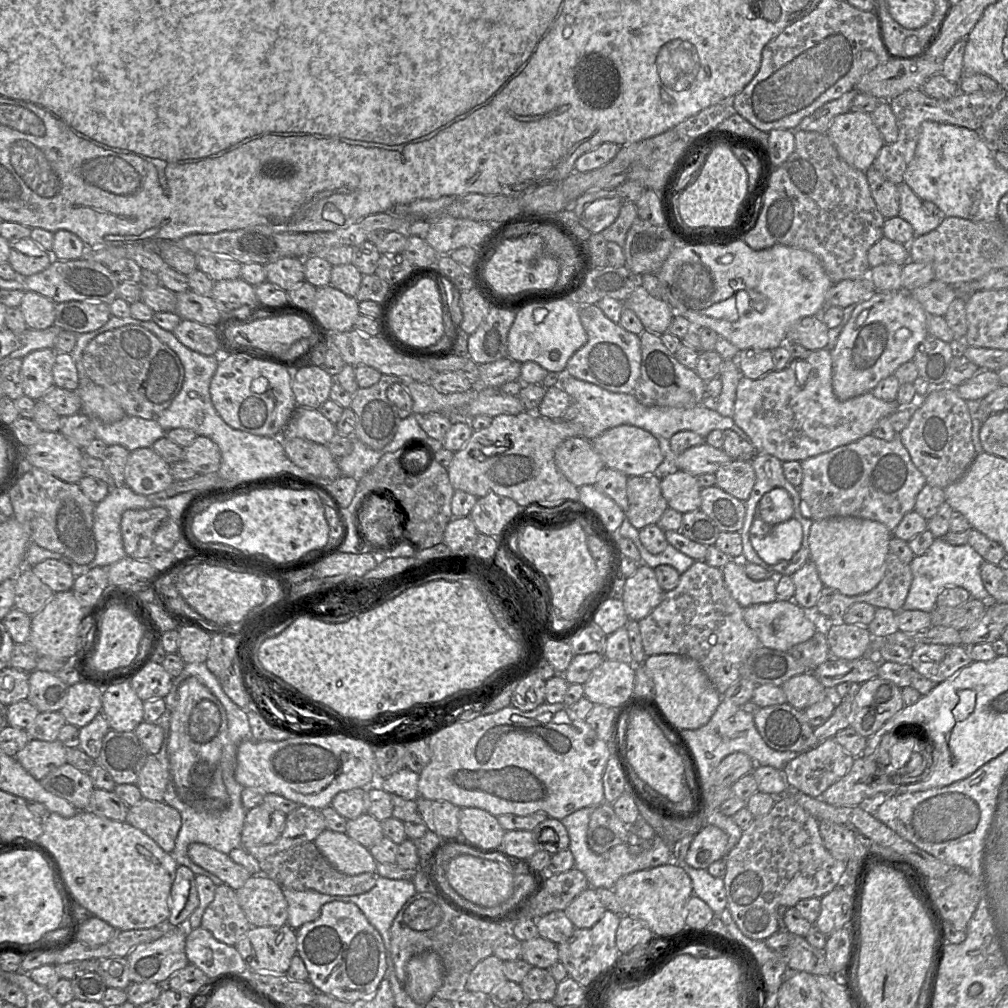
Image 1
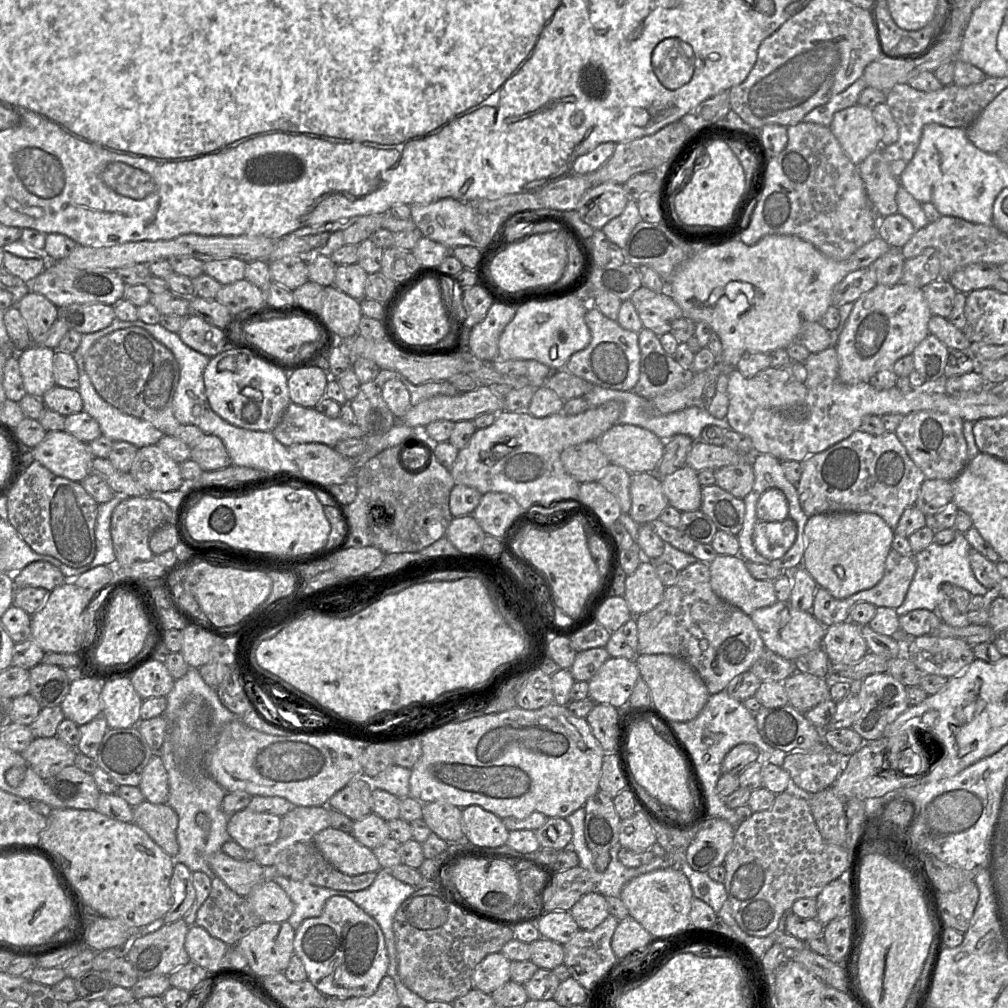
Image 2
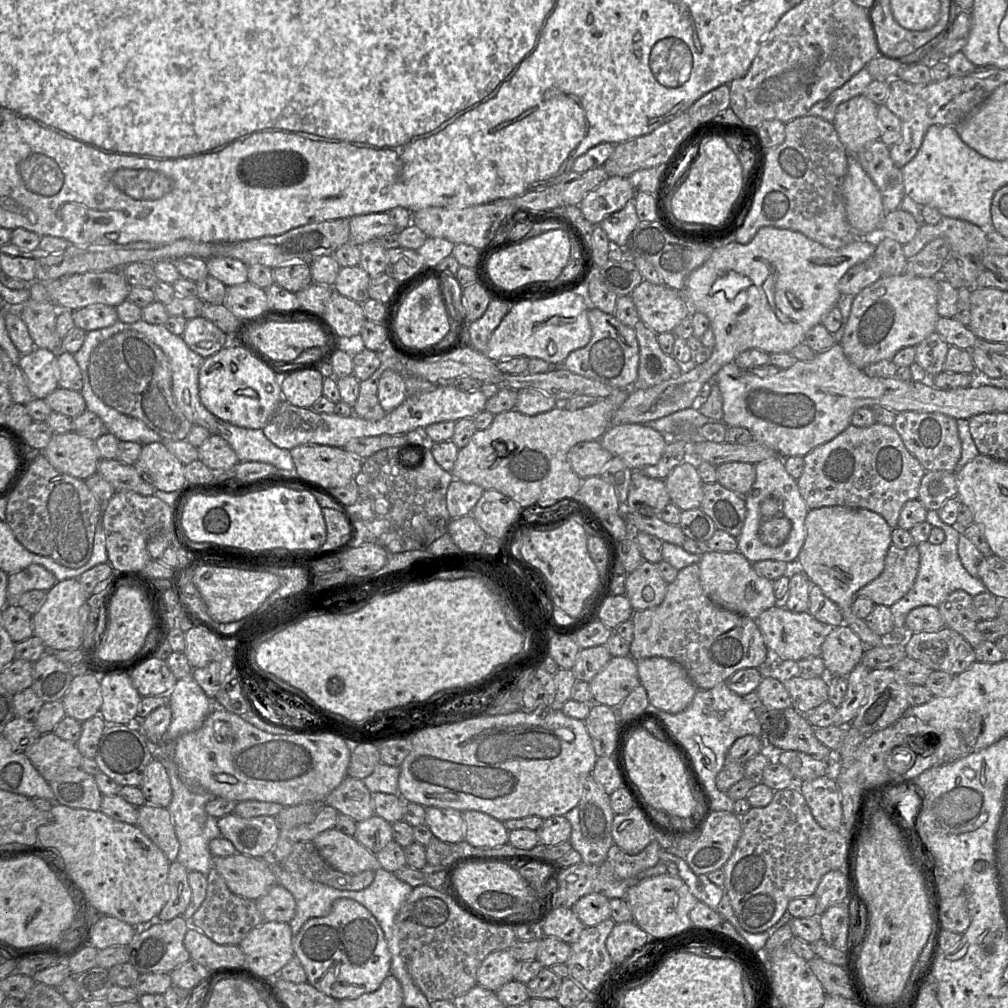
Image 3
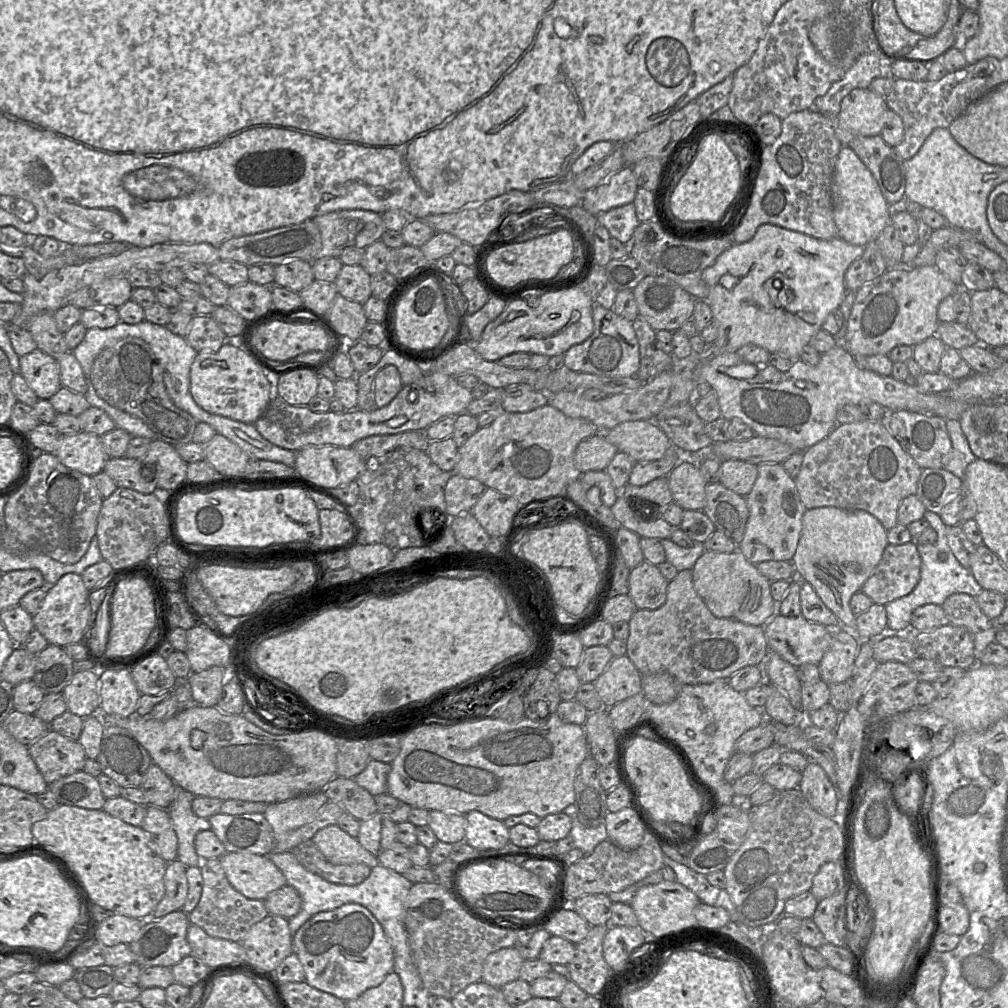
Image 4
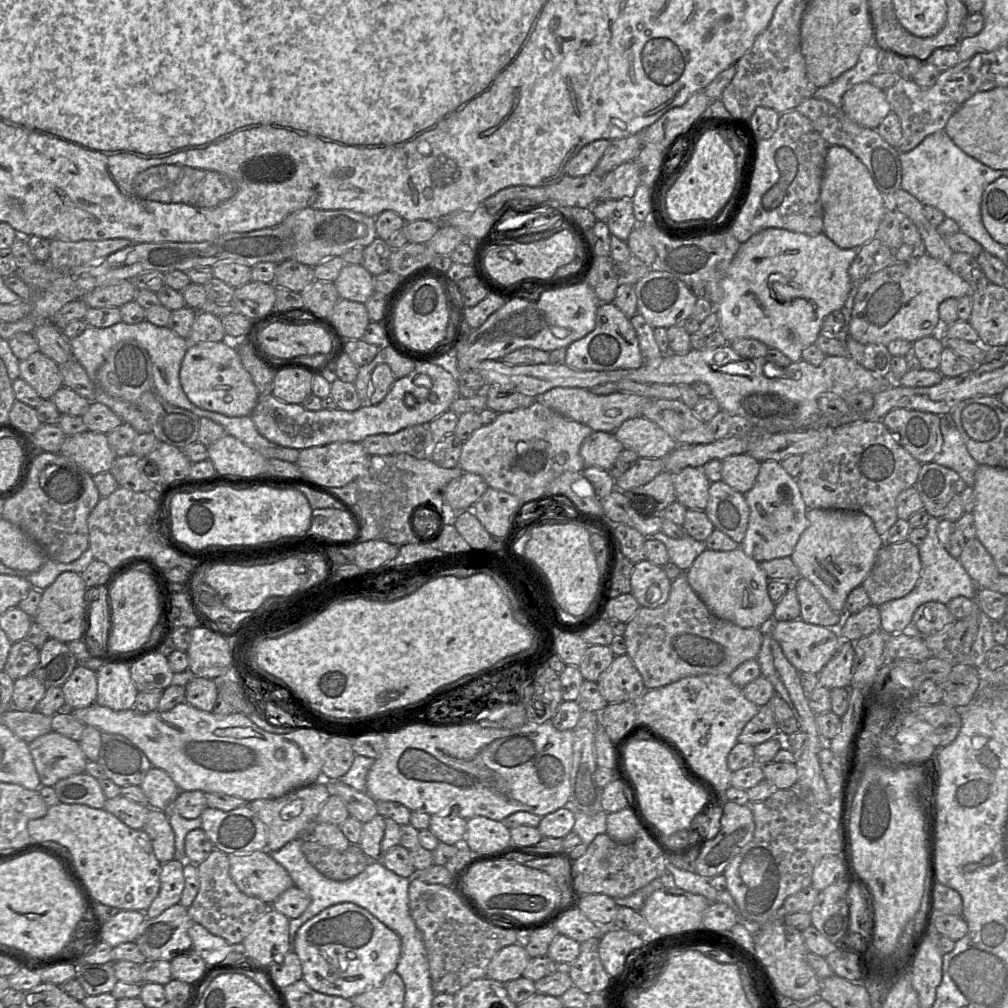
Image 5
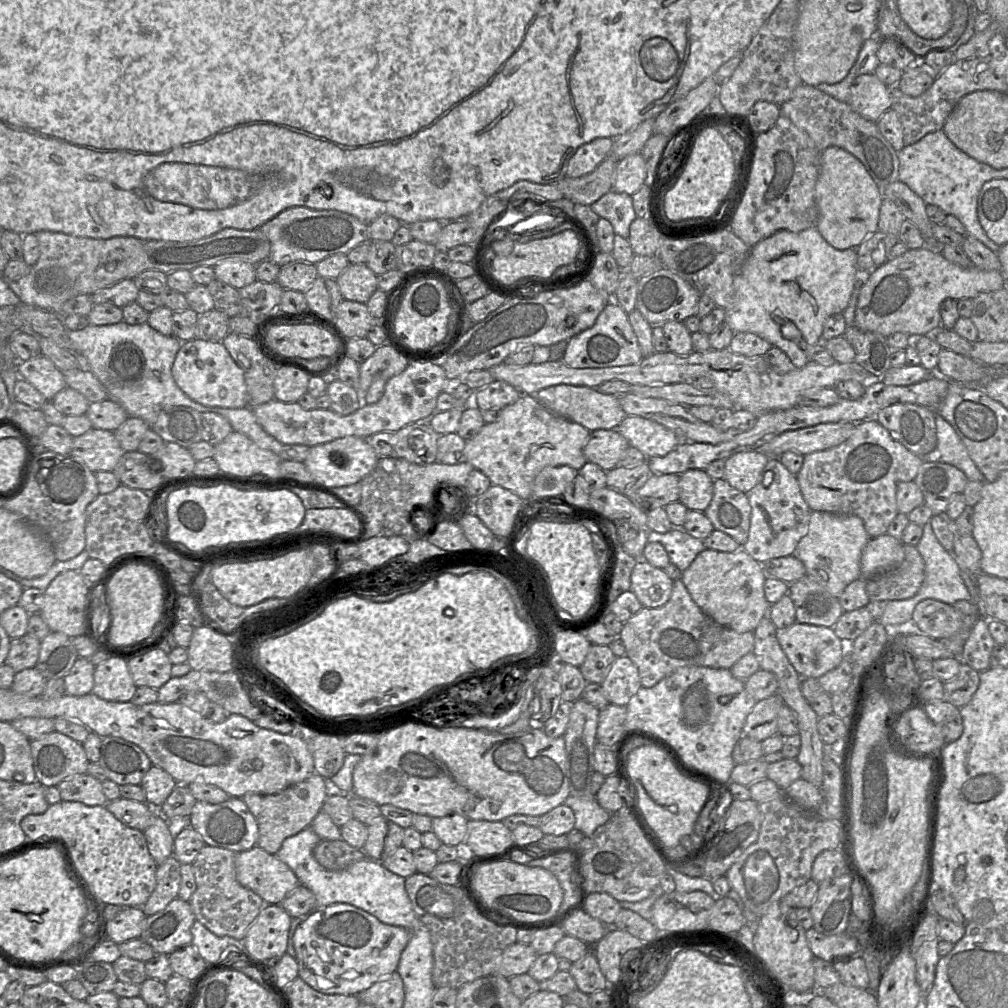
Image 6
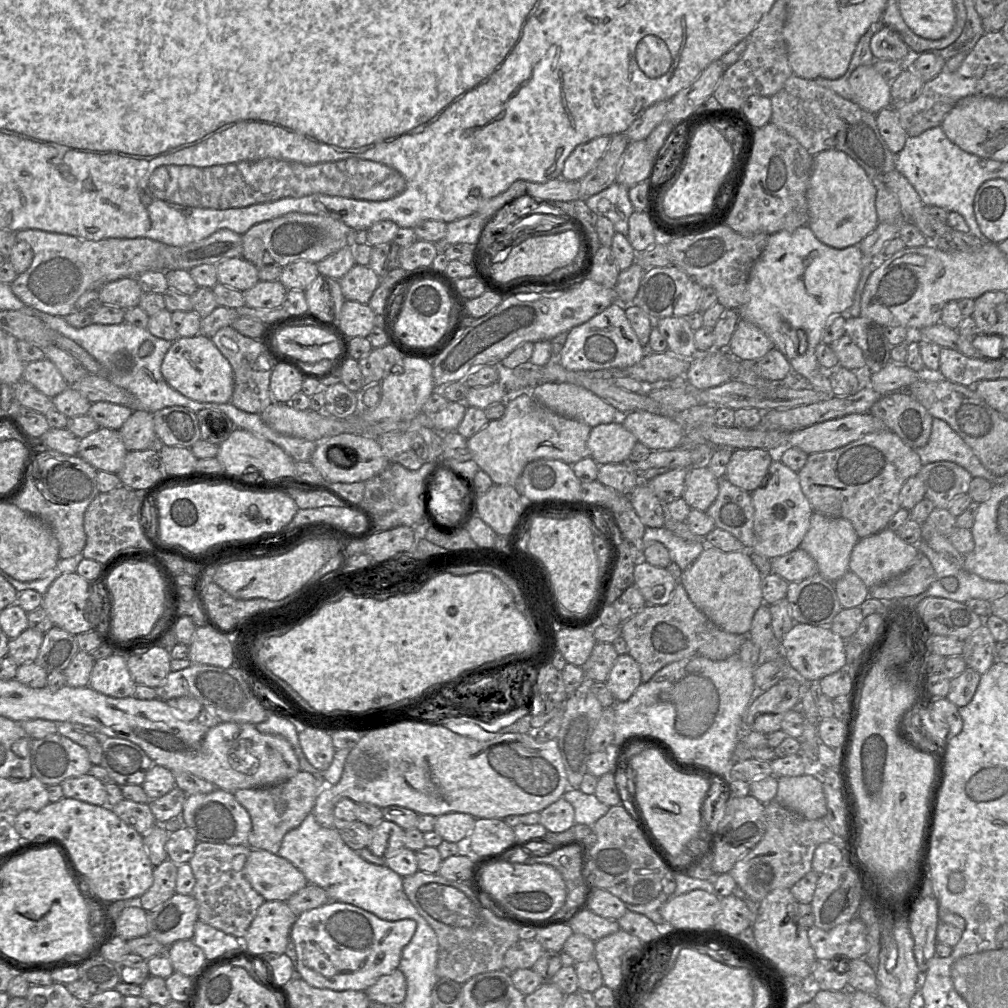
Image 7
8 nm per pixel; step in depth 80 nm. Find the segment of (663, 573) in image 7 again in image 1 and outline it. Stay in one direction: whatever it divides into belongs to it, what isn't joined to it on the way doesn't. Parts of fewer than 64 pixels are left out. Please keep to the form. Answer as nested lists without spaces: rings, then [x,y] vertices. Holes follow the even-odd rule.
[[[639,564],[636,572],[626,578],[622,596],[629,620],[640,621],[648,616],[661,603],[664,593],[654,569]]]

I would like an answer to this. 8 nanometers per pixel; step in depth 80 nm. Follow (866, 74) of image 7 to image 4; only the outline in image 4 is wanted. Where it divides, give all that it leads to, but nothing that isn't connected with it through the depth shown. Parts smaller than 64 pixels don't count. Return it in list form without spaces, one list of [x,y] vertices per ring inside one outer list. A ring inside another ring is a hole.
[[[869,87],[854,89],[841,101],[839,124],[859,136],[878,136],[888,110],[885,98]]]

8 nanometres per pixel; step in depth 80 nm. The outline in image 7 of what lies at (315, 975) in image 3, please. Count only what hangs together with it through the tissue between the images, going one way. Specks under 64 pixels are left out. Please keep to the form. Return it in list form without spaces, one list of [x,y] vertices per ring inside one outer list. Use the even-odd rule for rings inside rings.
[[[329,901],[299,914],[291,927],[290,937],[297,954],[296,975],[316,988],[366,991],[380,976],[398,968],[402,950],[413,937],[415,930],[416,922],[412,919],[382,920],[352,904]]]

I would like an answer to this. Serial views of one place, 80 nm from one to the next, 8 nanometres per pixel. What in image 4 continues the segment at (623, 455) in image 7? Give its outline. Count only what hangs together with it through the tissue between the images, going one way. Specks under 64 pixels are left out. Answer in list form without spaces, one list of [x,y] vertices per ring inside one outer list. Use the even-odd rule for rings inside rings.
[[[599,432],[579,442],[574,452],[574,465],[581,473],[604,471],[617,452],[604,433]]]

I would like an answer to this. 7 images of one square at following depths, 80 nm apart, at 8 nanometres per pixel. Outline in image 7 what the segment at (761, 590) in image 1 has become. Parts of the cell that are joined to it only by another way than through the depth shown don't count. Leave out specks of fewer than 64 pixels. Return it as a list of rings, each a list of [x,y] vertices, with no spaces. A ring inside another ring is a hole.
[[[706,546],[698,558],[680,576],[692,603],[718,628],[725,632],[748,635],[753,616],[763,603],[761,579],[763,575],[752,562],[747,549],[724,552]]]

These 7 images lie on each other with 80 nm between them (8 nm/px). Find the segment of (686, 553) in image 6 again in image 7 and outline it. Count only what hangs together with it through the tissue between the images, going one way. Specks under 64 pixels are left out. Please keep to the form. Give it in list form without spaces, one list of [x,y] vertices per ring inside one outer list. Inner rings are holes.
[[[646,527],[641,539],[640,553],[652,542],[662,543],[669,551],[671,562],[676,563],[681,571],[686,570],[707,546],[703,539],[687,541],[676,536],[665,527]]]

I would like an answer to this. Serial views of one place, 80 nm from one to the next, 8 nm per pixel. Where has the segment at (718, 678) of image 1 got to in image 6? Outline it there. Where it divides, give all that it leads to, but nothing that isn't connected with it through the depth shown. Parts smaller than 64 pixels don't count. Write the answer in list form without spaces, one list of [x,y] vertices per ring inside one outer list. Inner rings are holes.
[[[681,579],[673,581],[671,596],[663,606],[642,606],[624,622],[619,637],[626,648],[626,656],[638,669],[641,686],[646,688],[685,666],[731,669],[754,648],[753,632],[738,633],[717,624],[697,606]]]

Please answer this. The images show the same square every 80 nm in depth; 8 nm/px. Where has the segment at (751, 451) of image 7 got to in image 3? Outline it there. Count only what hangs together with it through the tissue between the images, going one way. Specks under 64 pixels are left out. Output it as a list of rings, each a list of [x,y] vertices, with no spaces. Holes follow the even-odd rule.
[[[727,462],[716,467],[717,481],[739,496],[745,496],[756,479],[755,465],[744,462]]]

